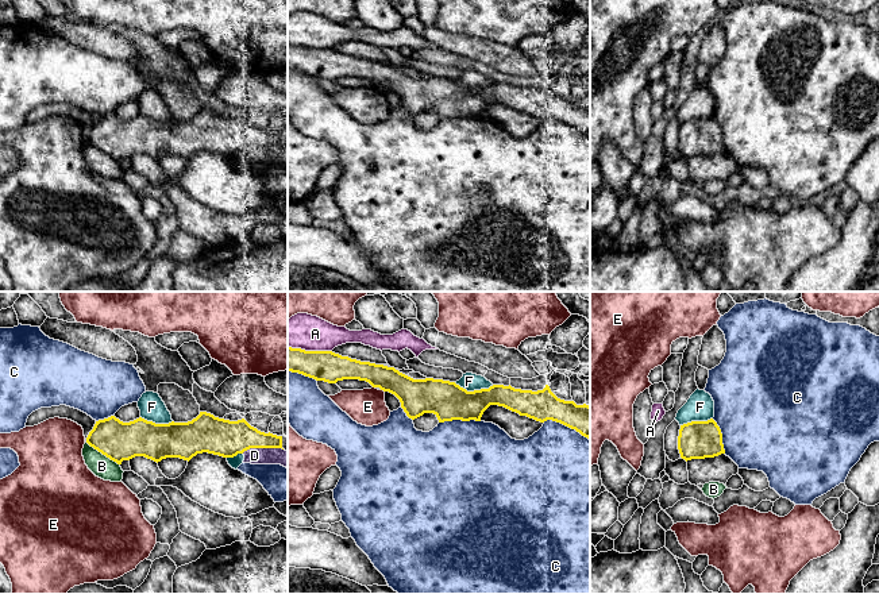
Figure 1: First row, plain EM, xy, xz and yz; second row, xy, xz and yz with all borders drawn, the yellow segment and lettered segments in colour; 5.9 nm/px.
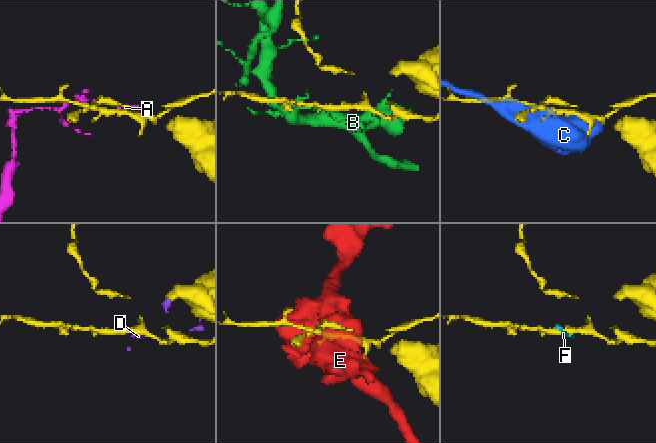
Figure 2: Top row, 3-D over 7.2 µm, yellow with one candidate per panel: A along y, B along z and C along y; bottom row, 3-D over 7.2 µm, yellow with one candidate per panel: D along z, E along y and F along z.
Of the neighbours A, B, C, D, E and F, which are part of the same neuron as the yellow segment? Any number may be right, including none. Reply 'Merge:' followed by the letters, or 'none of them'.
Merge: none of them

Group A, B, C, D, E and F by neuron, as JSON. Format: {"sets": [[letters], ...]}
{"sets": [["A"], ["B", "D", "F"], ["C"], ["E"]]}

